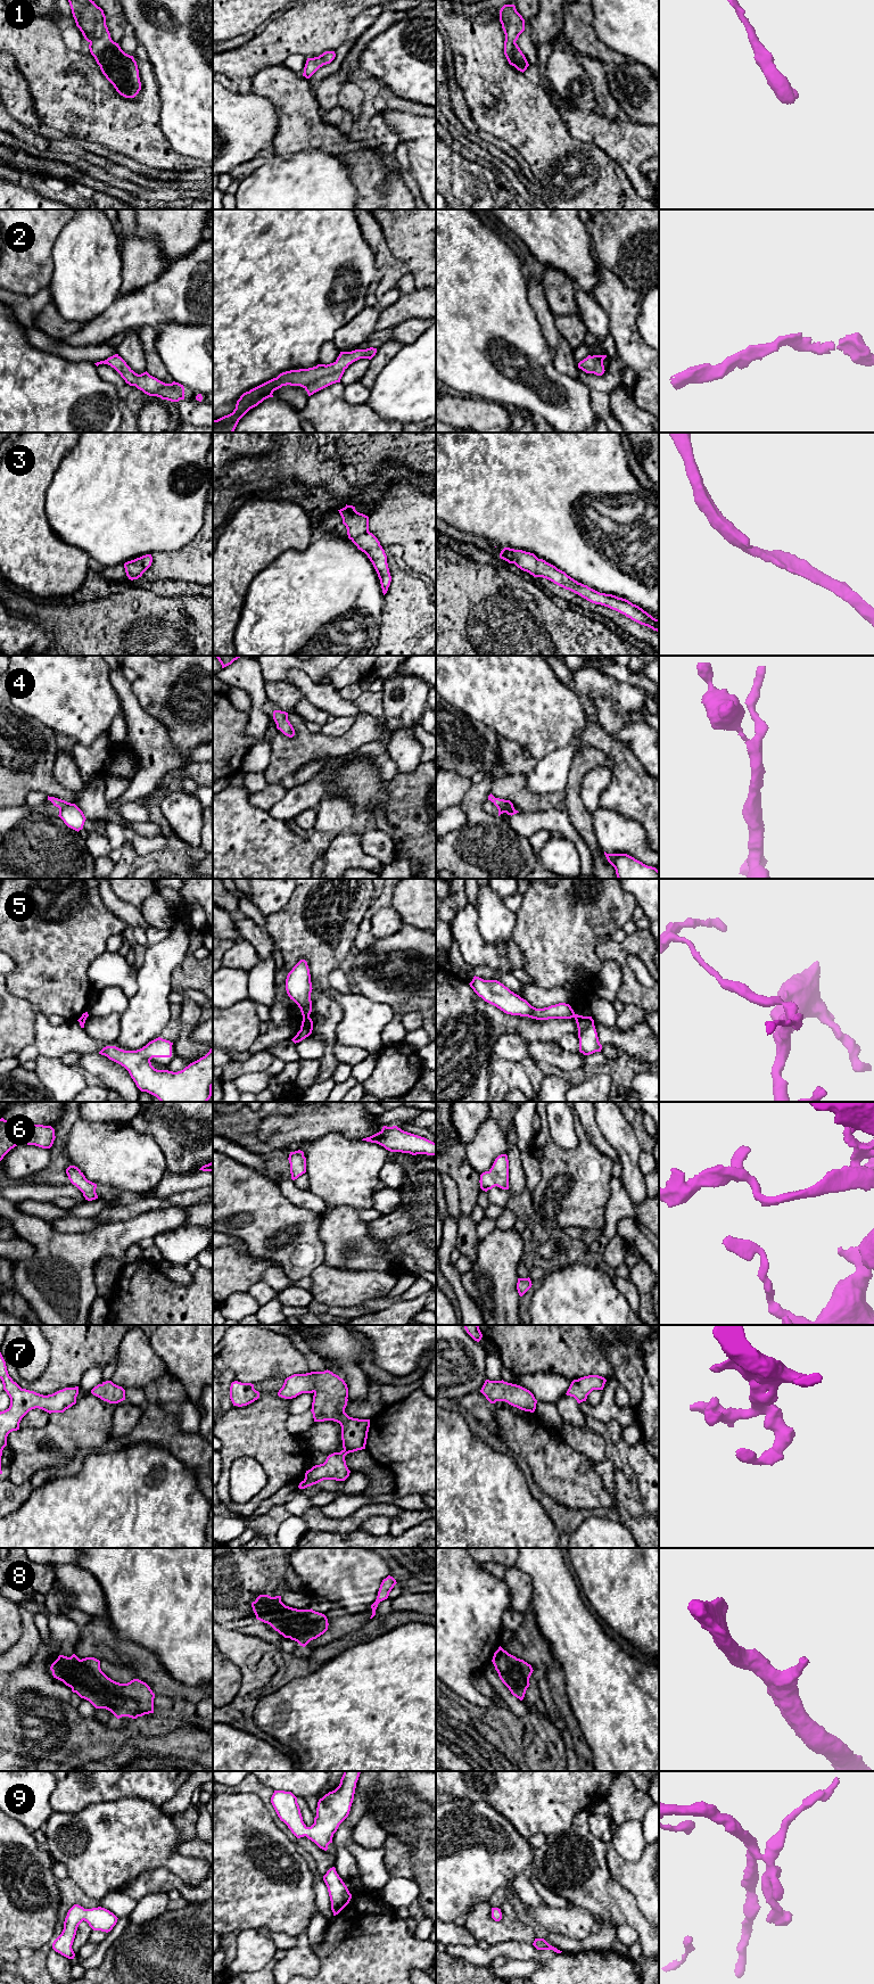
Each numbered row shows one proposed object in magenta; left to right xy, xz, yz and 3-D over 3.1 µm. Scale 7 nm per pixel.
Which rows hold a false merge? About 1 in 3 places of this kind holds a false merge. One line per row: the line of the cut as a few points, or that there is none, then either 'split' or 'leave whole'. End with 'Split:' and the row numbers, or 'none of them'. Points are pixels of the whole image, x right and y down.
1: no cut | leave whole
2: no cut | leave whole
3: no cut | leave whole
4: no cut | leave whole
5: xz (303, 1015), (308, 1017) | split
6: no cut | leave whole
7: no cut | leave whole
8: no cut | leave whole
9: no cut | leave whole
Split: 5

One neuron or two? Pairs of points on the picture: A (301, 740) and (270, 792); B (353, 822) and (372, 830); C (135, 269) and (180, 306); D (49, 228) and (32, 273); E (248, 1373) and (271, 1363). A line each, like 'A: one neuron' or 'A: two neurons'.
A: two neurons
B: two neurons
C: two neurons
D: one neuron
E: one neuron

